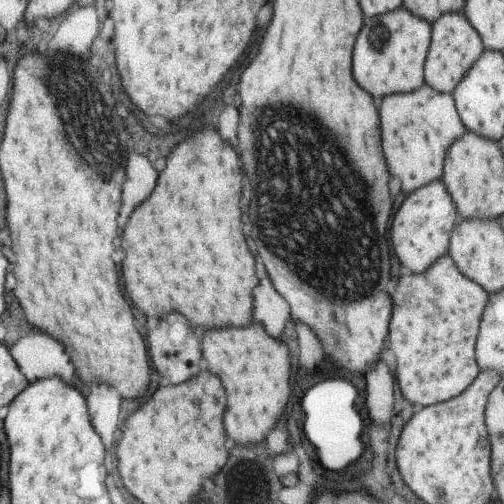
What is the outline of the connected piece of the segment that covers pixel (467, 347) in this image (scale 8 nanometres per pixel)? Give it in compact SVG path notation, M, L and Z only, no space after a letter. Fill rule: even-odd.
M450 253L438 259L434 268L424 274L408 274L404 282L398 282L398 292L394 294L394 328L390 328L390 346L398 358L398 386L406 400L422 406L432 406L461 395L480 374L474 358L474 342L478 336L478 326L482 312L488 304L490 294L477 282L474 284L459 268L456 268ZM402 294L404 294L404 334L402 334Z

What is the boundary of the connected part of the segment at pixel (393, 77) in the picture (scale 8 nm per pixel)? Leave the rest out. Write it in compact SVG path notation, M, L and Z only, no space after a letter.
M404 7L382 18L366 18L366 28L358 36L358 52L354 52L354 76L362 88L374 92L378 104L388 94L418 90L425 83L423 68L430 43L431 24Z

